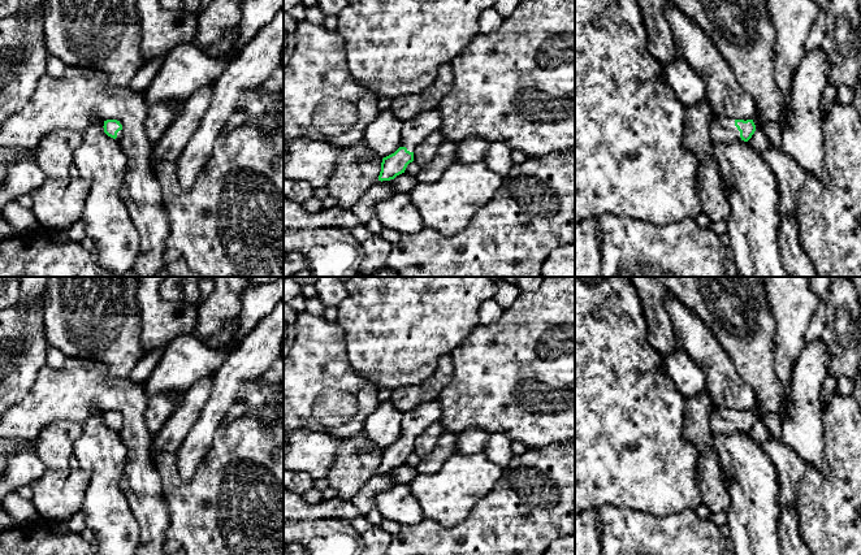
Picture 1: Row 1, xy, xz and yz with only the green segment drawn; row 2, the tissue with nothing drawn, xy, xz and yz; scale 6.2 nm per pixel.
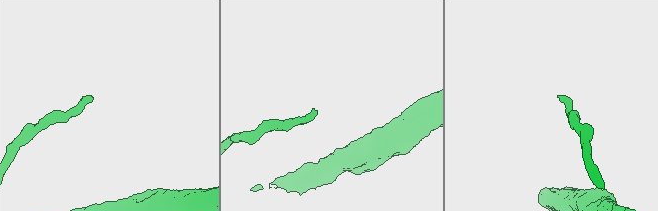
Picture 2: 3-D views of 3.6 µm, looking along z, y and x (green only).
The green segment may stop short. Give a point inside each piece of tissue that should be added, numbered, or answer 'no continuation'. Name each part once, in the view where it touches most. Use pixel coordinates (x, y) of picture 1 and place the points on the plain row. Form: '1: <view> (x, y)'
no continuation

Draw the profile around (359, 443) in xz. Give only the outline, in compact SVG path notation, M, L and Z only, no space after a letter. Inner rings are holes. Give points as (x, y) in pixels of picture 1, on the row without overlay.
M364 430L345 438L337 450L339 461L326 474L329 487L337 491L337 498L350 502L352 495L378 473L381 454L382 450Z

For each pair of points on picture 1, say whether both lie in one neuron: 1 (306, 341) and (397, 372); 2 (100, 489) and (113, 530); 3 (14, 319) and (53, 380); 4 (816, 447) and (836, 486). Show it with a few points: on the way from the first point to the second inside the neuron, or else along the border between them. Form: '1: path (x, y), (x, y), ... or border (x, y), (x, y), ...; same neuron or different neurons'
1: border (340, 325), (344, 332), (349, 363), (367, 378); different neurons
2: path (104, 499), (105, 516), (109, 520); same neuron
3: border (44, 364), (27, 391); different neurons
4: border (823, 439), (826, 473); different neurons

